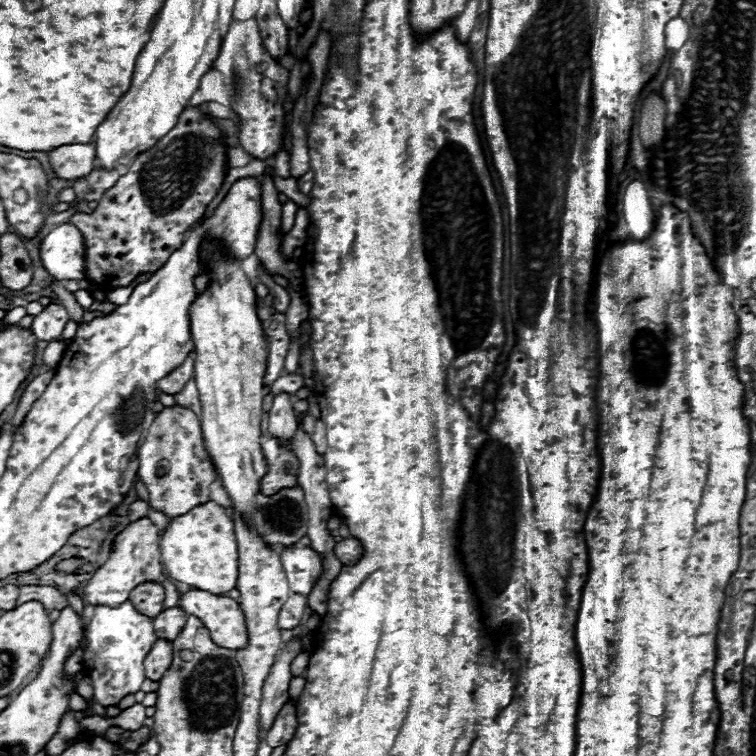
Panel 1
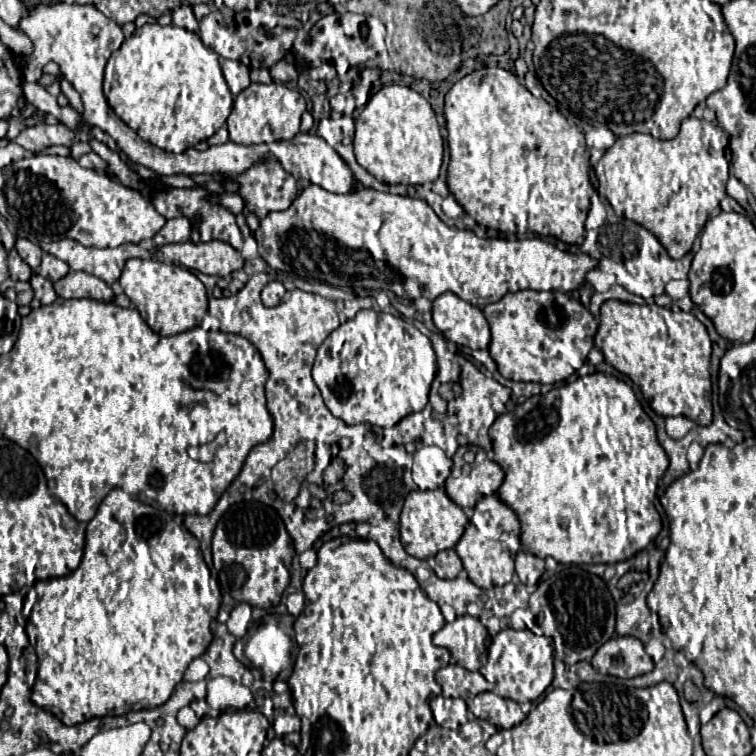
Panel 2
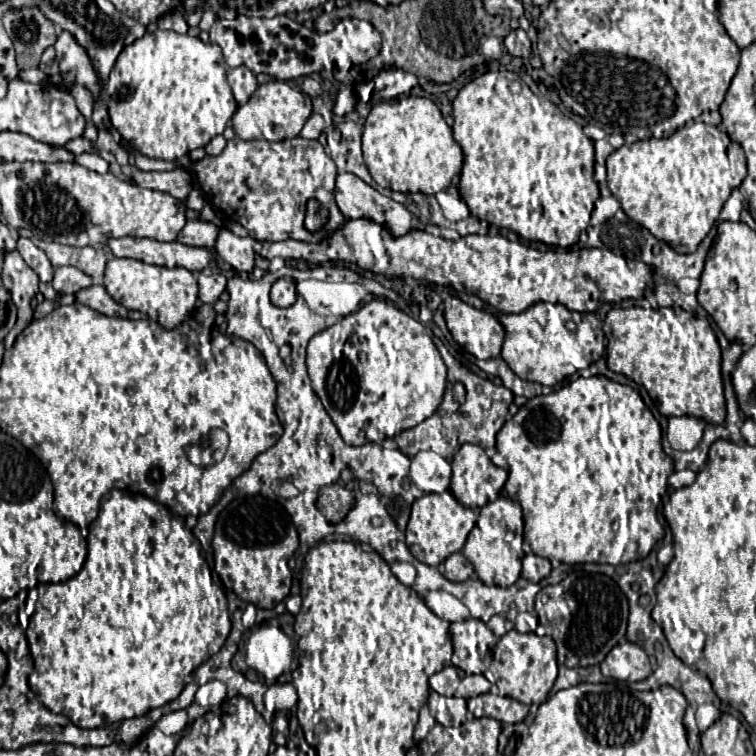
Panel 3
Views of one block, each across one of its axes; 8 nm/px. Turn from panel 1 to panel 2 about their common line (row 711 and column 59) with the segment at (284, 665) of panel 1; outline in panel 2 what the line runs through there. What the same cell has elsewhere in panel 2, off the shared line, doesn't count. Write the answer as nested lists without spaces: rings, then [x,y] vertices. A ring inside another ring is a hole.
[[[44,254],[44,256],[42,256],[42,264],[40,264],[40,268],[38,268],[38,274],[40,274],[40,276],[44,276],[44,278],[48,278],[48,280],[52,280],[52,282],[58,282],[58,280],[64,278],[68,272],[70,272],[70,268],[68,268],[66,262],[62,262],[62,260],[58,260],[58,258],[50,256],[50,254]]]

